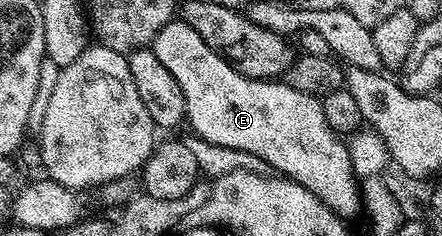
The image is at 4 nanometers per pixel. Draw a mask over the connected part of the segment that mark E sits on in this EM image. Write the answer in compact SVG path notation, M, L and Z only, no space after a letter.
M179 19L166 23L166 27L162 27L162 31L158 31L158 35L152 40L150 48L158 63L162 63L162 67L166 67L166 71L170 71L174 79L178 79L178 87L182 87L186 125L197 133L195 136L199 140L258 155L270 163L277 174L306 187L306 191L313 193L327 209L341 219L349 219L356 212L361 212L361 186L352 169L348 148L327 126L321 98L294 91L294 87L280 79L243 77L226 58L220 57L213 49L206 47L206 43L202 43L202 35L198 35L194 27Z

